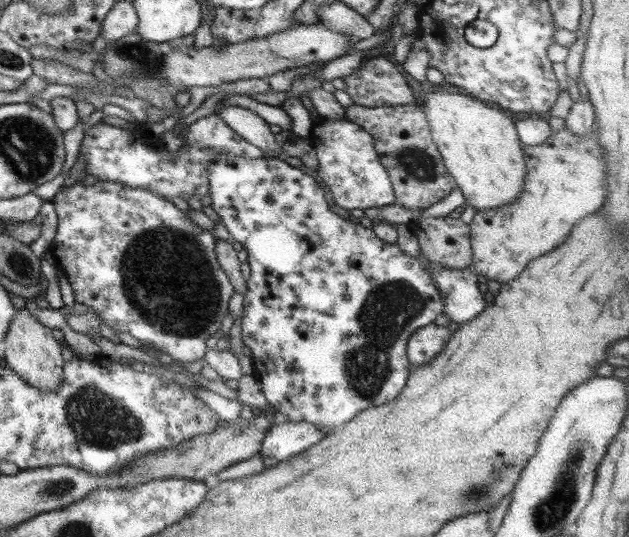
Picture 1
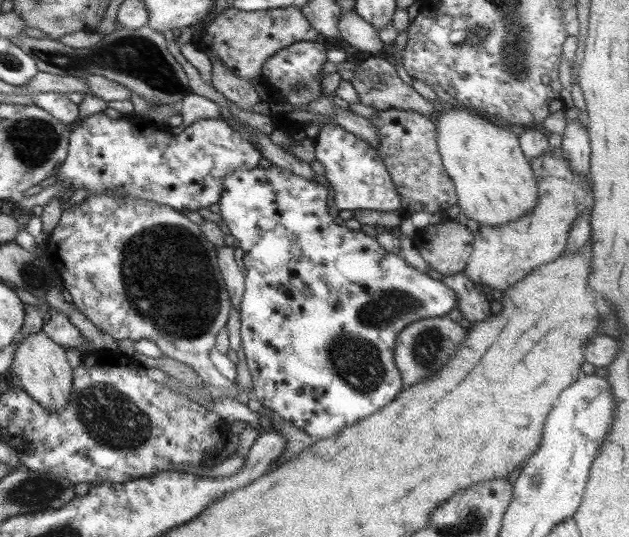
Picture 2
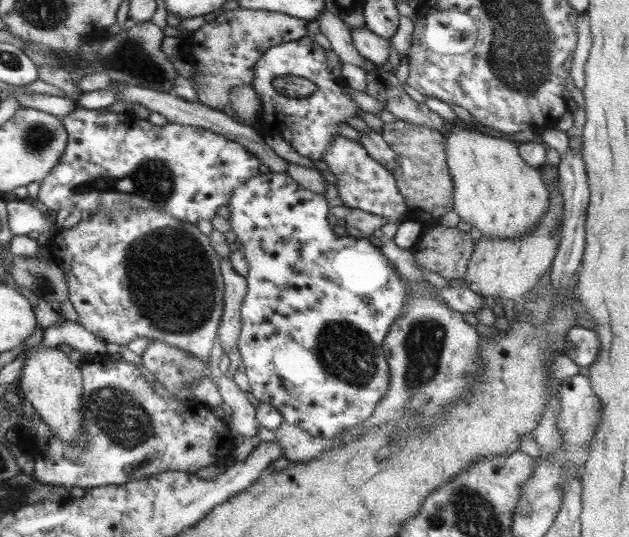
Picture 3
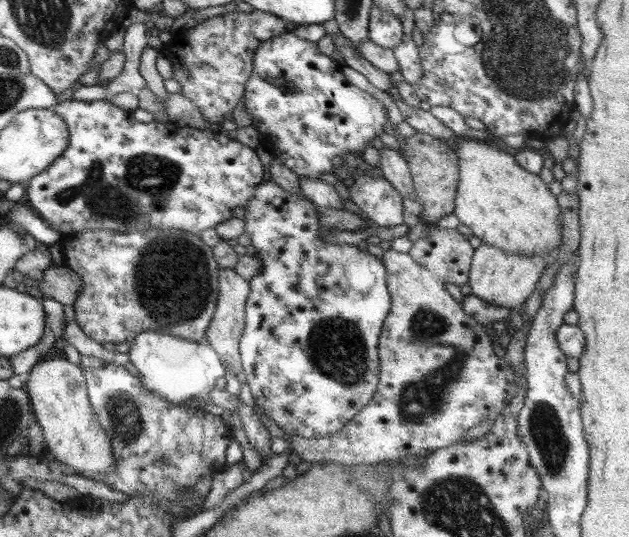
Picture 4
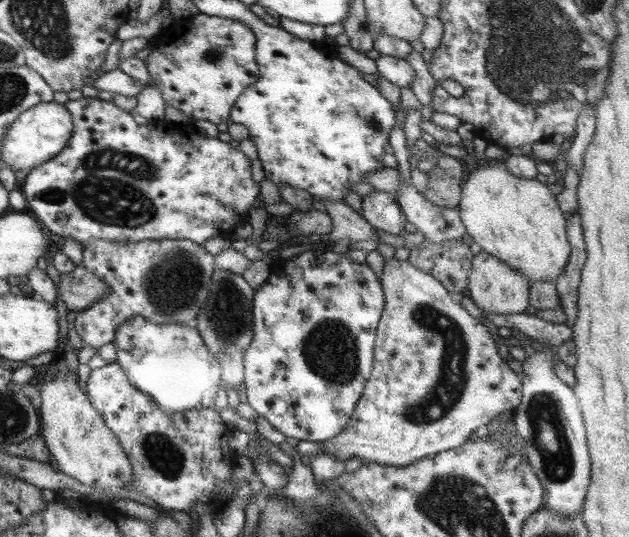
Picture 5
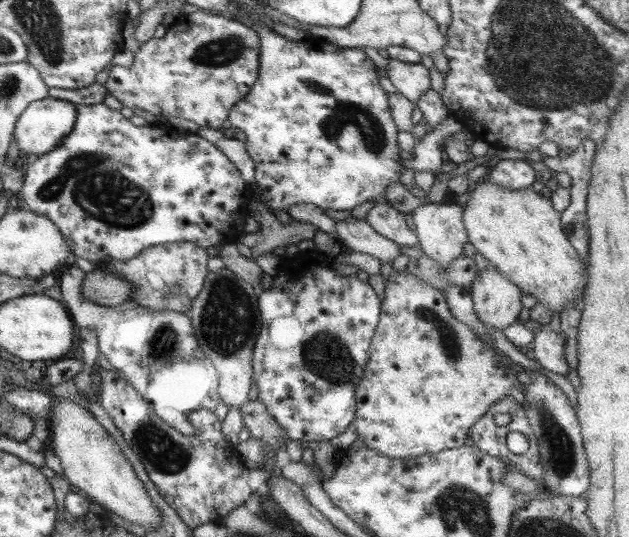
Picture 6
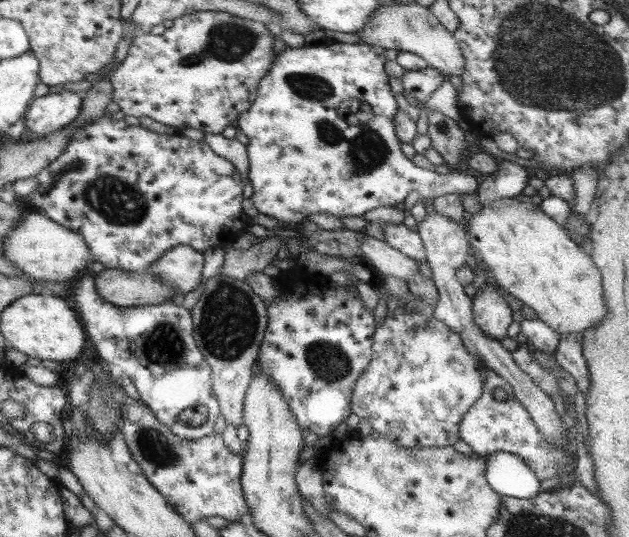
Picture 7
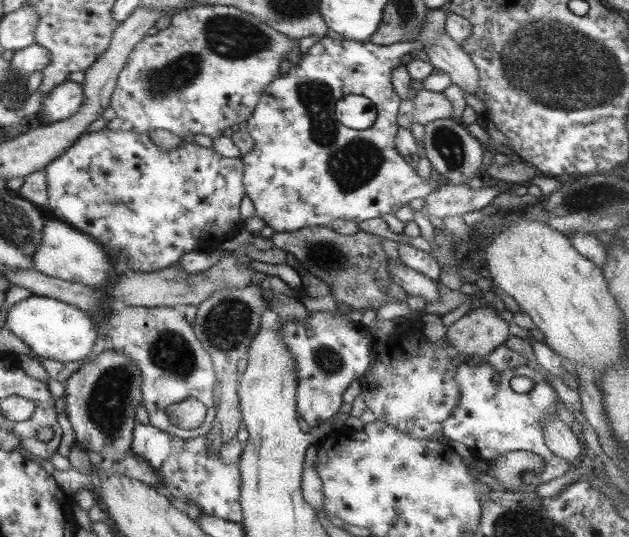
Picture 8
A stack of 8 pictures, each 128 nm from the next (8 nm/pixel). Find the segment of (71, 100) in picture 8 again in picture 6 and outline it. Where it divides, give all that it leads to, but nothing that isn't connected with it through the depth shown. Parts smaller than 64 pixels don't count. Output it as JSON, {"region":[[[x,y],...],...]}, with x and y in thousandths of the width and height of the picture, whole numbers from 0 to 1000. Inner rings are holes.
{"region":[[[78,181],[54,186],[46,192],[32,212],[25,227],[25,242],[21,244],[19,259],[27,270],[32,292],[59,292],[76,285],[86,272],[97,268],[102,257],[113,246],[121,218],[118,194],[105,186],[91,186]]]}

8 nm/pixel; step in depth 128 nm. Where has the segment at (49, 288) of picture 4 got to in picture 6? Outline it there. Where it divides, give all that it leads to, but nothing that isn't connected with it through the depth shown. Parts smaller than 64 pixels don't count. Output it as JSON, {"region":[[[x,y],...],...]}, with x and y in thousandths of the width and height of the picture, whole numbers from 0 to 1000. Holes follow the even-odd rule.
{"region":[[[146,503],[134,508],[129,531],[130,553],[157,570],[202,572],[208,544],[213,544],[213,536],[207,533],[203,521],[192,516],[167,505]]]}

